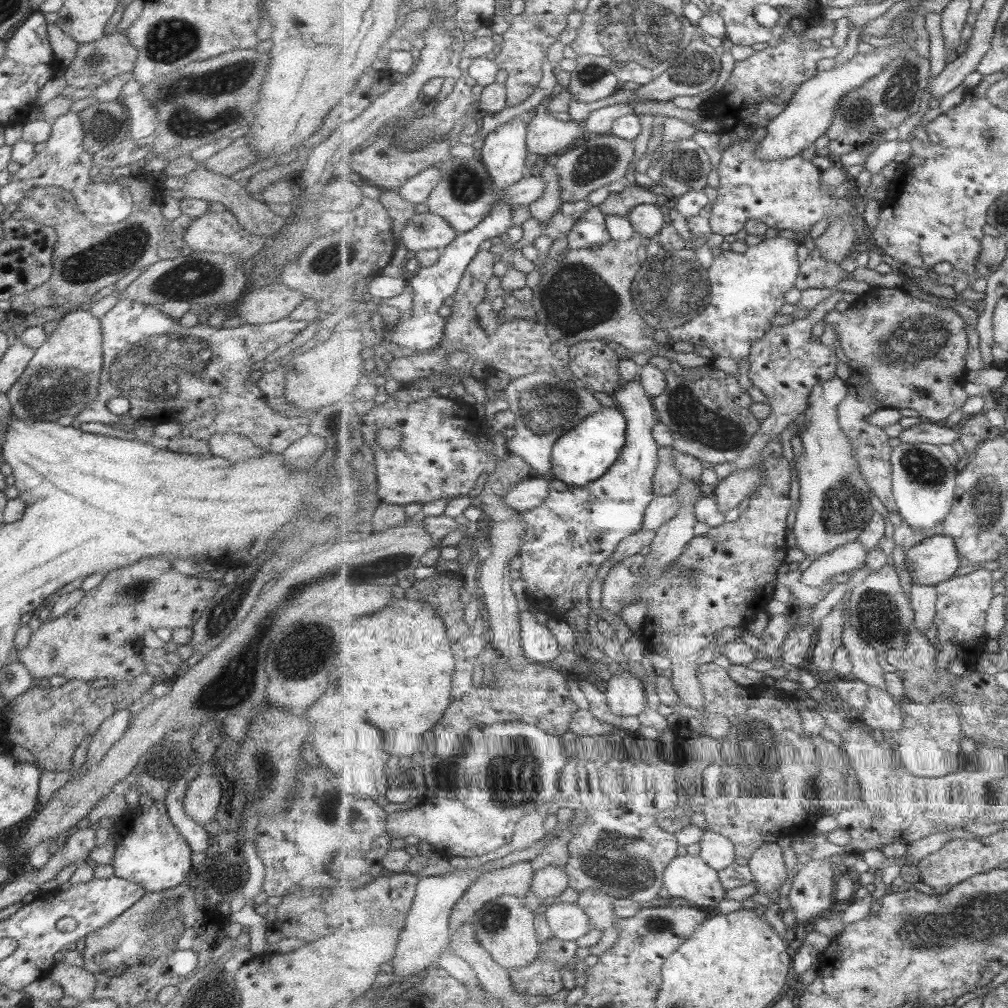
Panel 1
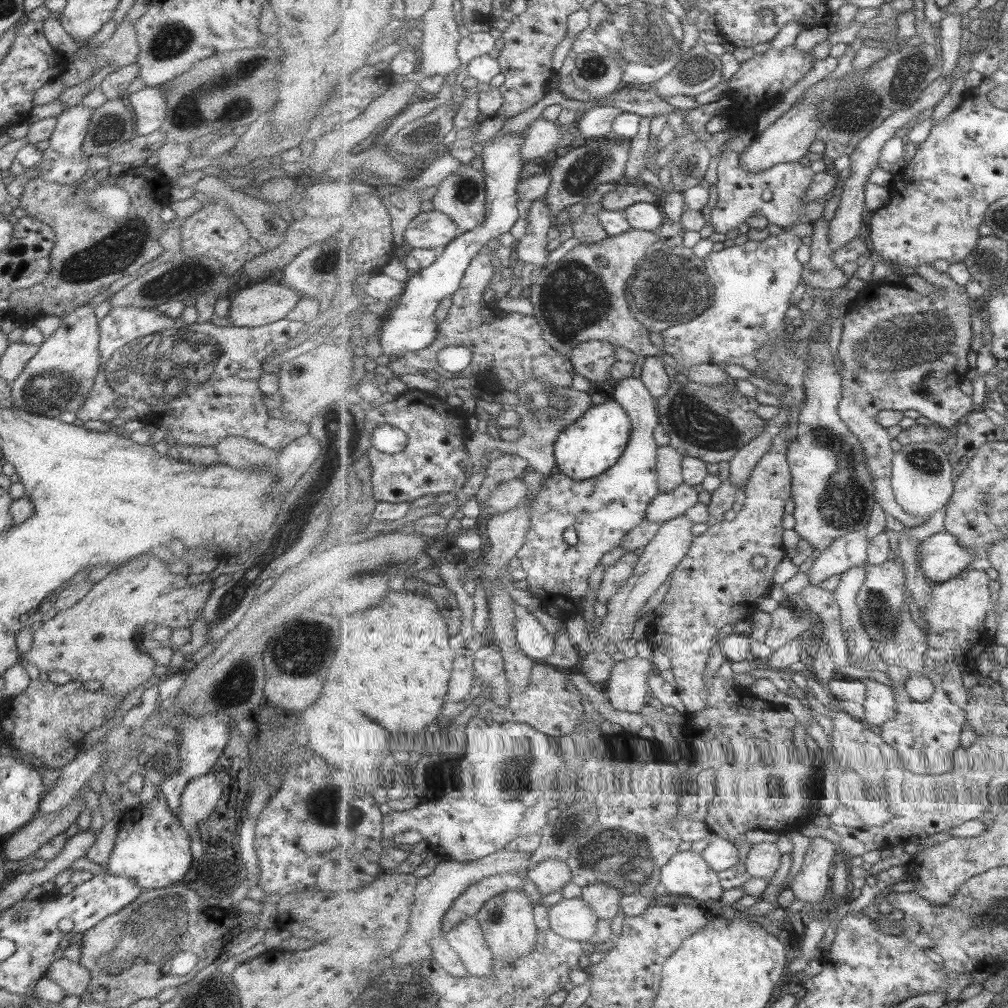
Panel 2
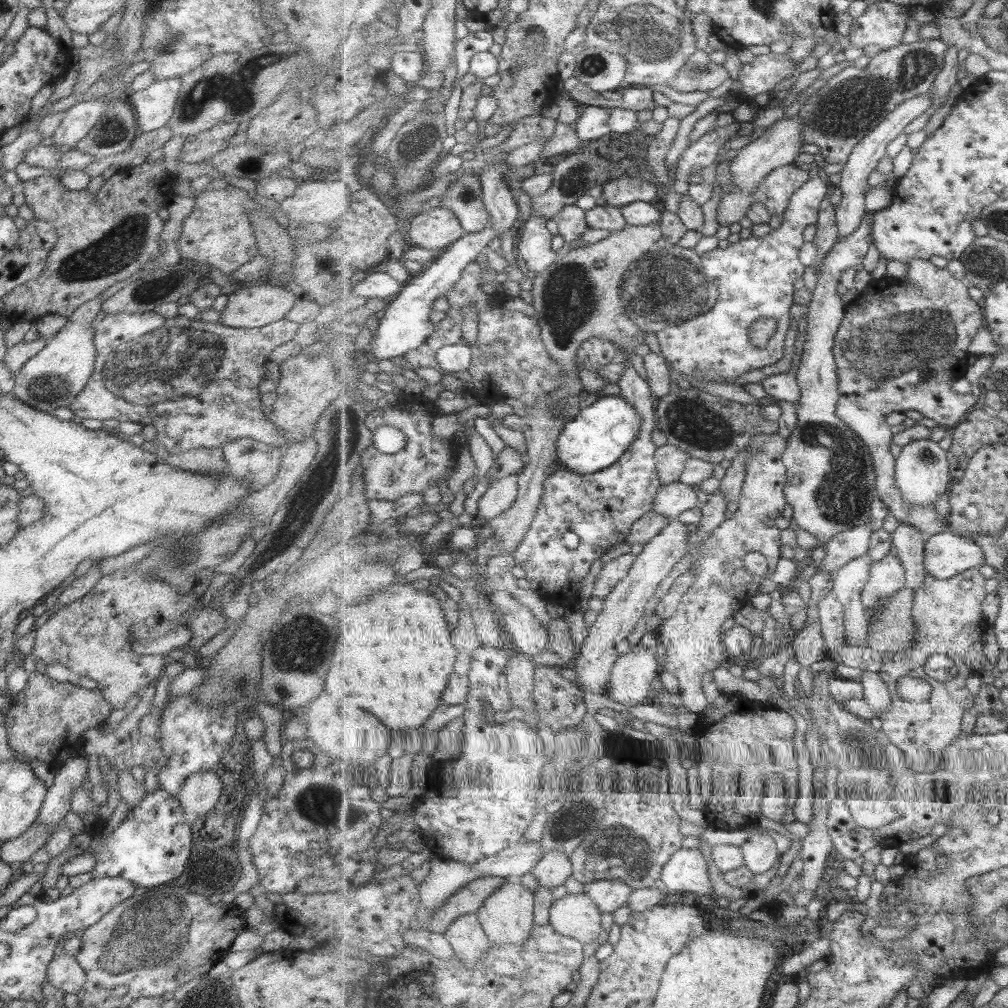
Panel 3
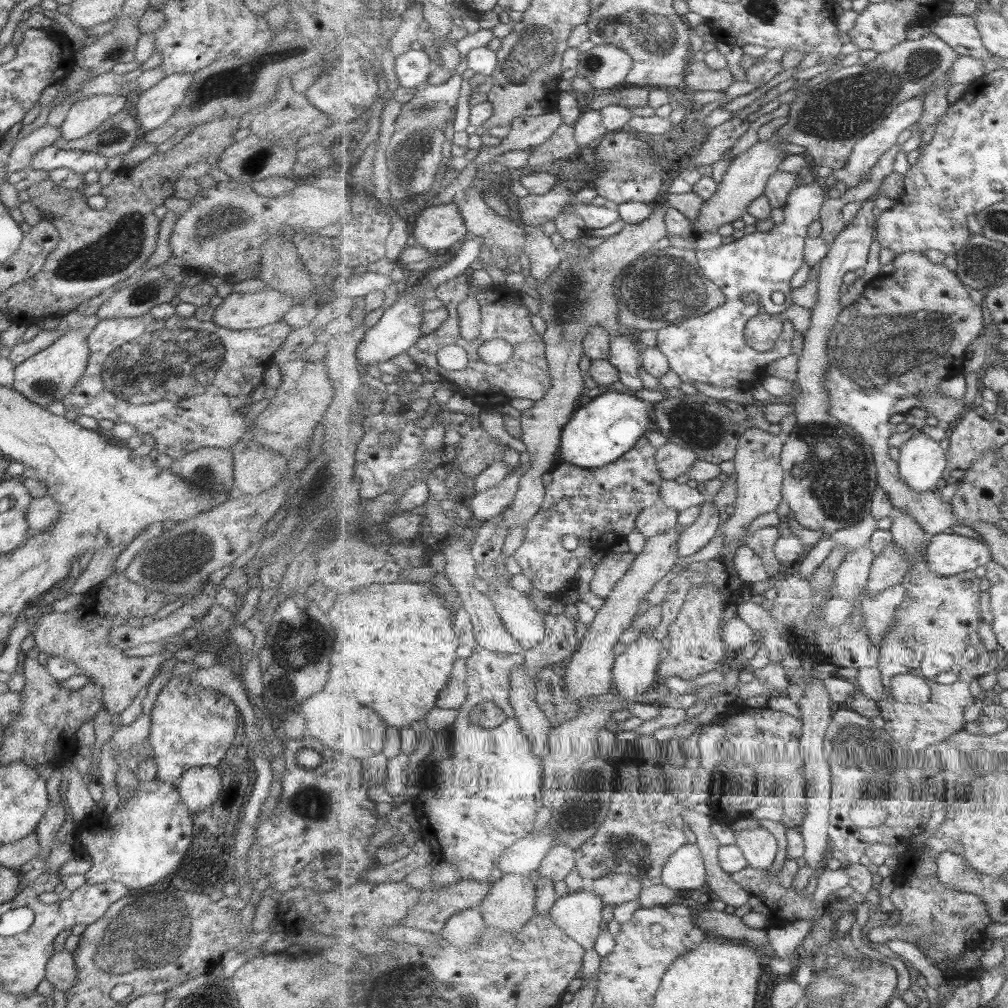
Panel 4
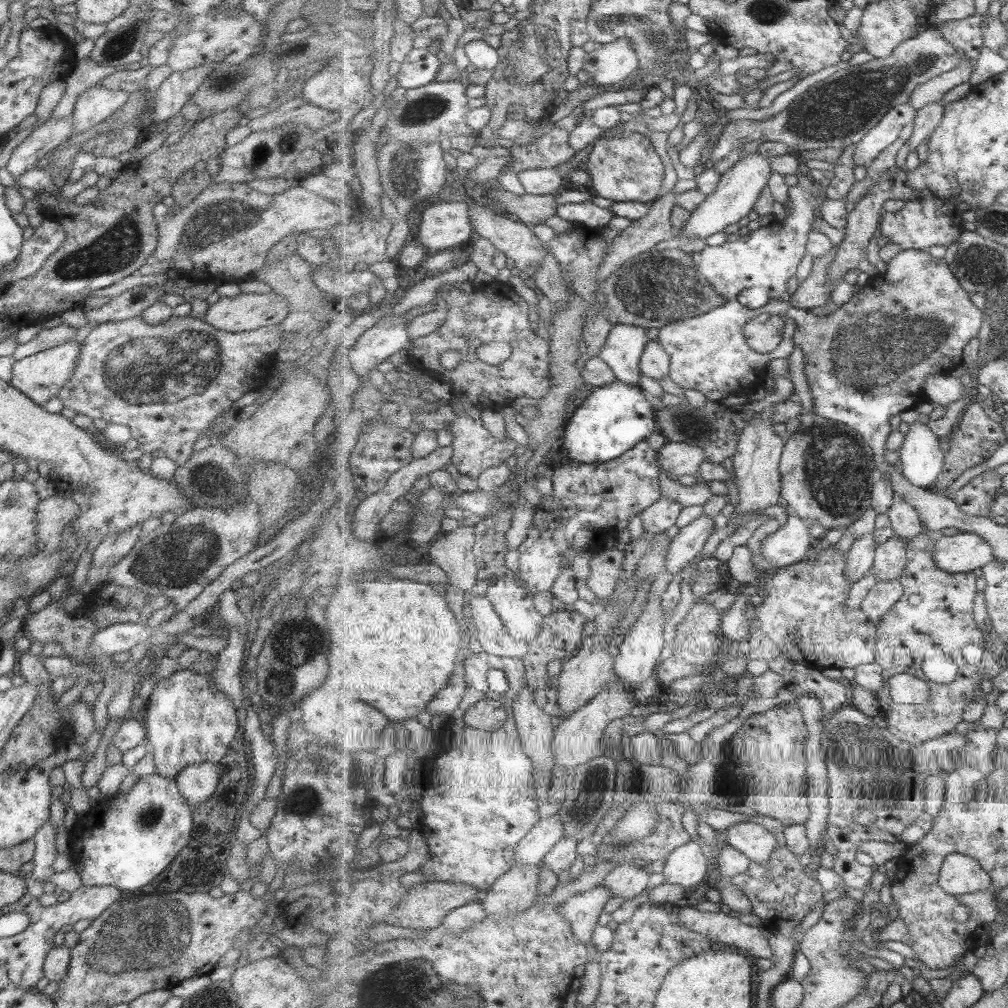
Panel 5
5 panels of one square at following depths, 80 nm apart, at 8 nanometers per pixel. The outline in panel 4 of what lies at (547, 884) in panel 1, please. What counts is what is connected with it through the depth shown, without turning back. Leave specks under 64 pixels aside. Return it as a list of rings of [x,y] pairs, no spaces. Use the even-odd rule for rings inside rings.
[[[555,844],[539,868],[541,876],[559,882],[576,868],[575,849],[568,844]]]

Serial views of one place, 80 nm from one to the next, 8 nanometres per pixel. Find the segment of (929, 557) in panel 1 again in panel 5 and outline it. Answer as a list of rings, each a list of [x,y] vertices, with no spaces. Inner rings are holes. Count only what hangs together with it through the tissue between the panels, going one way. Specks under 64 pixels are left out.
[[[975,533],[937,535],[935,540],[935,562],[940,569],[952,572],[953,575],[982,569],[996,559],[994,548]]]

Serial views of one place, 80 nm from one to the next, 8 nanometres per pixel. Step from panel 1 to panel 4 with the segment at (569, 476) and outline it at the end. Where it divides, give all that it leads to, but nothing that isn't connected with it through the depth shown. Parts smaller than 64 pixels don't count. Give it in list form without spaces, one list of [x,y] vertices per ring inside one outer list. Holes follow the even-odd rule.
[[[619,390],[605,391],[586,405],[577,407],[570,423],[564,428],[559,456],[564,462],[581,468],[603,468],[638,446],[644,435],[654,429],[647,401]]]

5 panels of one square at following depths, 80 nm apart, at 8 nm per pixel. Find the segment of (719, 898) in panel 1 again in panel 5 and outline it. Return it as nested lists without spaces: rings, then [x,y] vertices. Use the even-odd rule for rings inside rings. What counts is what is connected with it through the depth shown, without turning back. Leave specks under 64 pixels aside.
[[[698,839],[689,841],[669,855],[663,872],[665,882],[693,888],[695,884],[706,881],[709,862],[701,842]]]

